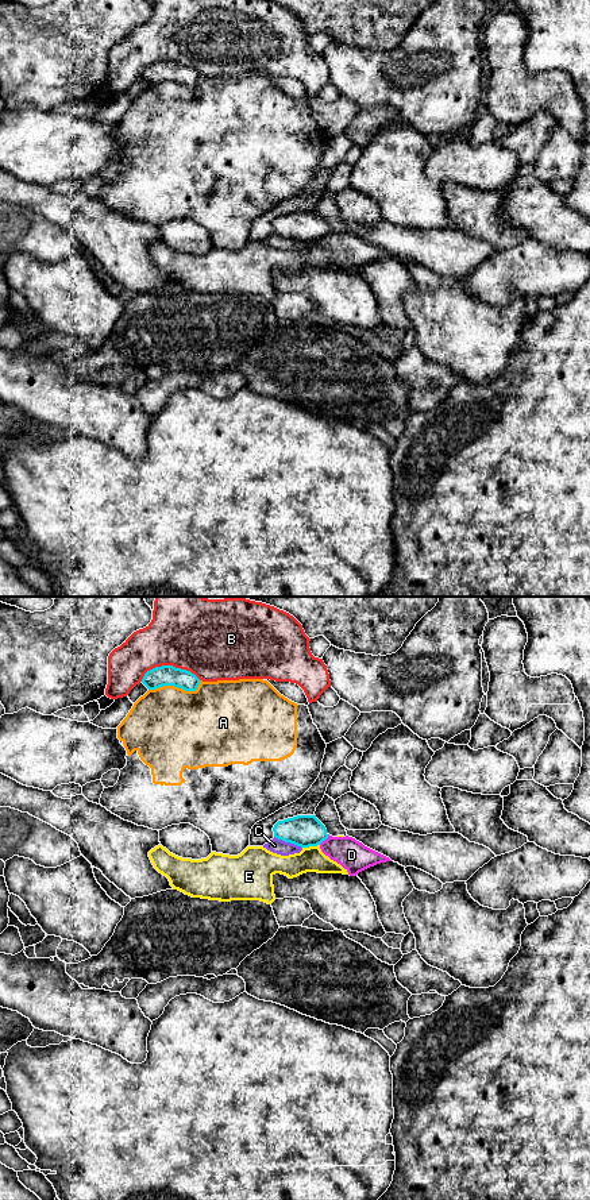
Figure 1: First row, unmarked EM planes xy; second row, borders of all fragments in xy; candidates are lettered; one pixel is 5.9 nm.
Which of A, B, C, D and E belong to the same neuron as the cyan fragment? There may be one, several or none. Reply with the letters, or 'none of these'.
none of these

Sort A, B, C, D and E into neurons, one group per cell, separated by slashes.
A / B / C D / E

